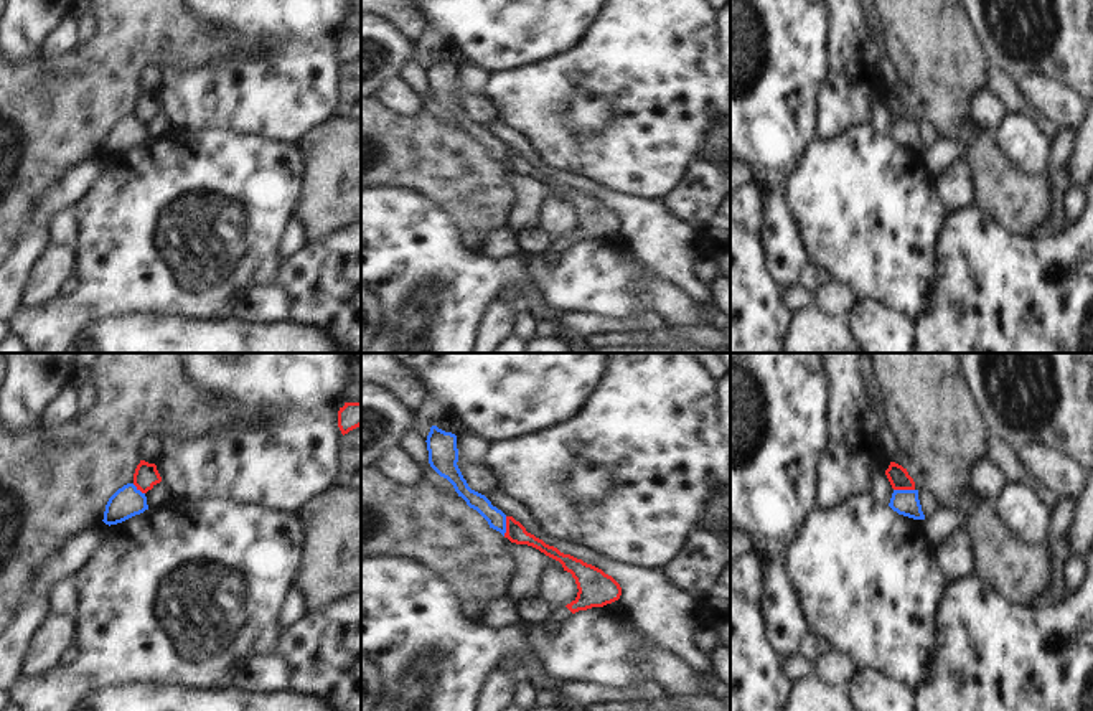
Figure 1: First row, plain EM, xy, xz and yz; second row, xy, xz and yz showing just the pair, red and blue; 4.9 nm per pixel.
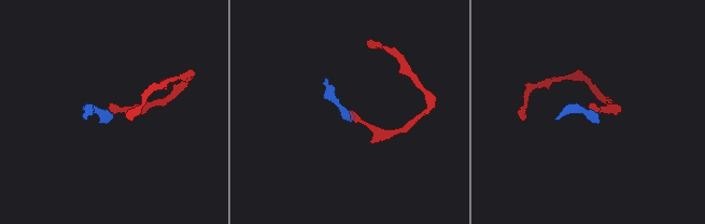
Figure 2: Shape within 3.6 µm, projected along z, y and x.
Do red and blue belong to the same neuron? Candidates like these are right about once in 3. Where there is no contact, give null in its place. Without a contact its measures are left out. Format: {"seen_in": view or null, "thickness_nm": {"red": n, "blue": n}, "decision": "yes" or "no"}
{"seen_in": "yz", "thickness_nm": {"red": 100, "blue": 130}, "decision": "no"}

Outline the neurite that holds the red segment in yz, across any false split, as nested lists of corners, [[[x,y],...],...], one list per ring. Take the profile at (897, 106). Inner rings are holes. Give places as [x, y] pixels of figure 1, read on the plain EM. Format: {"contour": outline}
{"contour": [[[890,92],[889,99],[885,101],[885,106],[894,120],[915,120],[913,109],[902,96]]]}

